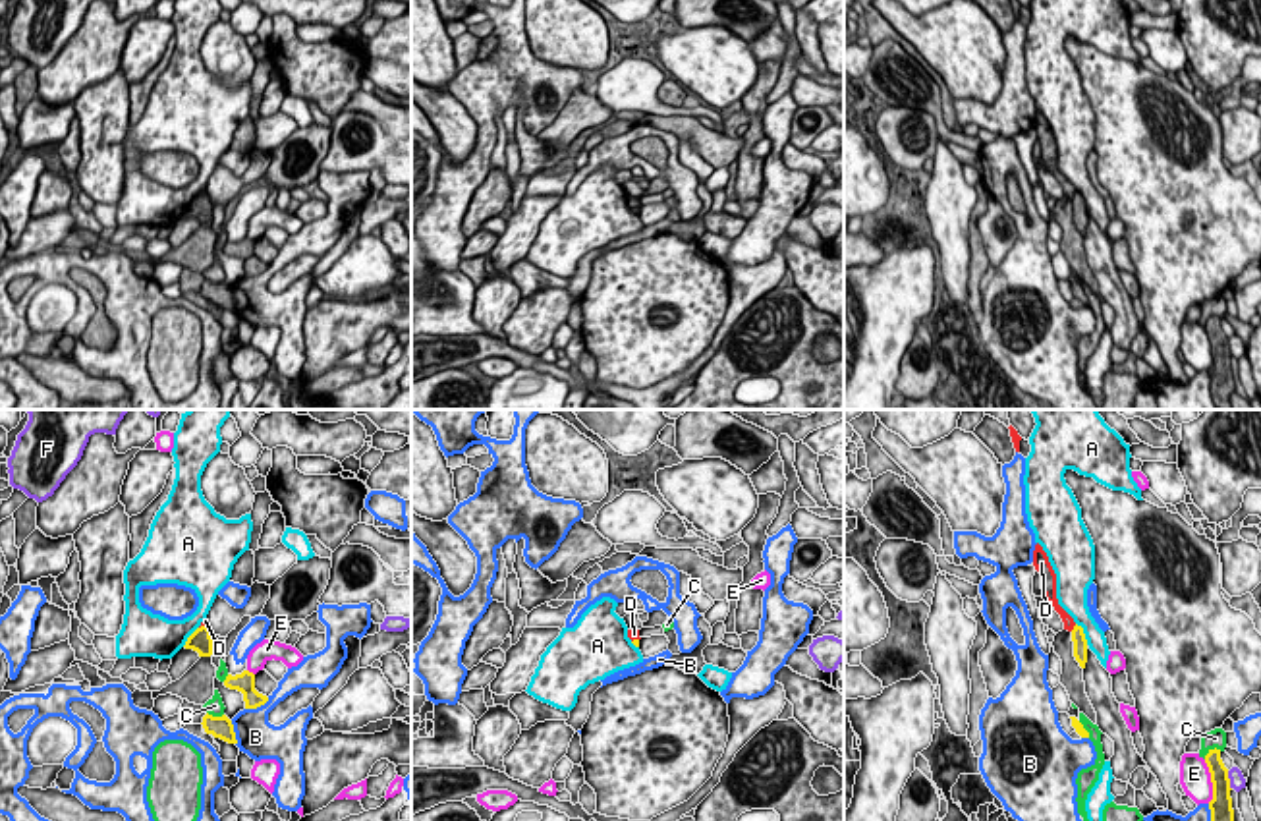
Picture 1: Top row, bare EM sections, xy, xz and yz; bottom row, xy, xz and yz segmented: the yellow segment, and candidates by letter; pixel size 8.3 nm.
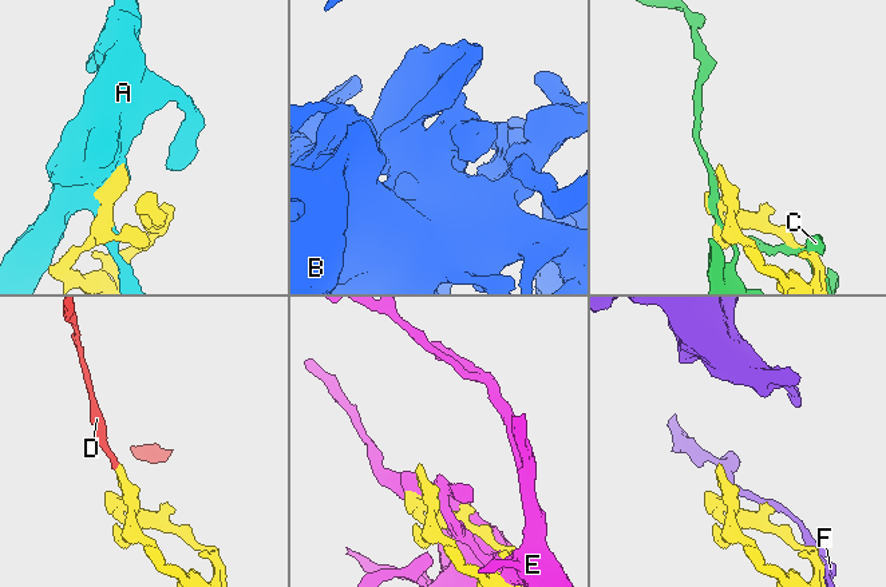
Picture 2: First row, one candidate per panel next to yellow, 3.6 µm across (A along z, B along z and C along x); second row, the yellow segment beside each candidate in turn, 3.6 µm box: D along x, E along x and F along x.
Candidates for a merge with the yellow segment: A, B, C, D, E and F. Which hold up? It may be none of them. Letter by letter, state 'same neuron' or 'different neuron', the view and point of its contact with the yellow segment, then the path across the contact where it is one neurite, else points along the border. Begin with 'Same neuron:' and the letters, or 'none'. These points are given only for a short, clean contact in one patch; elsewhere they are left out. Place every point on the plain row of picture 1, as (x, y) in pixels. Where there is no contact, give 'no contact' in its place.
Same neuron: none
A: different neuron | yz (1084, 201)
B: different neuron | xy (257, 273)
C: different neuron | yz (1211, 317)
D: different neuron | yz (1074, 196) | along yz (1076, 192), (1070, 198)
E: different neuron | yz (1211, 348)
F: different neuron | yz (1229, 348) | along yz (1227, 339), (1231, 356)

